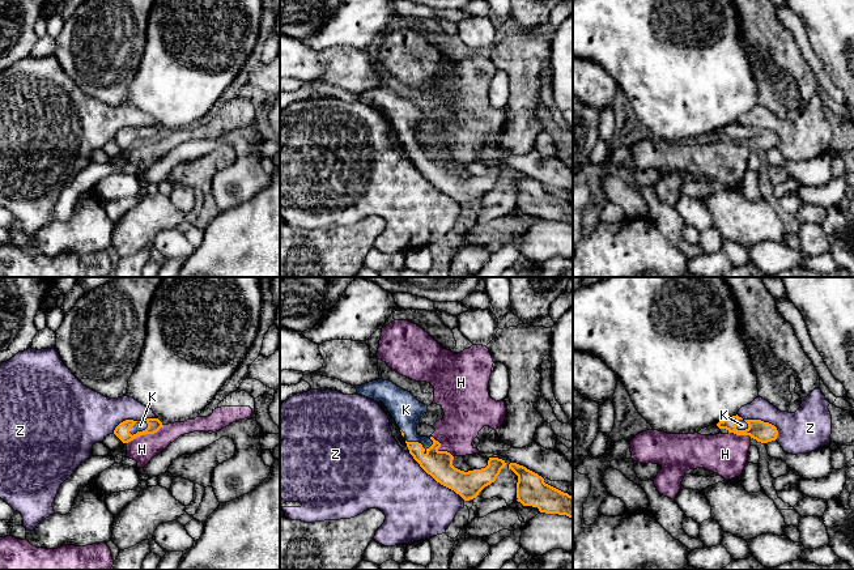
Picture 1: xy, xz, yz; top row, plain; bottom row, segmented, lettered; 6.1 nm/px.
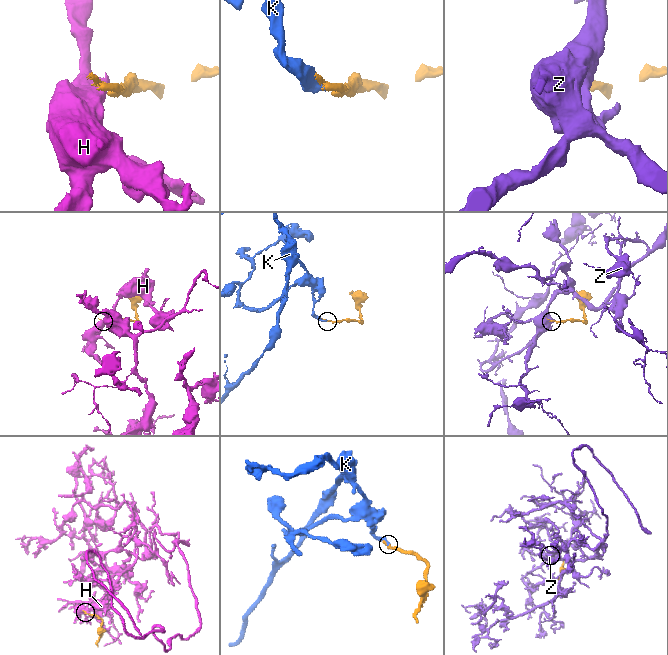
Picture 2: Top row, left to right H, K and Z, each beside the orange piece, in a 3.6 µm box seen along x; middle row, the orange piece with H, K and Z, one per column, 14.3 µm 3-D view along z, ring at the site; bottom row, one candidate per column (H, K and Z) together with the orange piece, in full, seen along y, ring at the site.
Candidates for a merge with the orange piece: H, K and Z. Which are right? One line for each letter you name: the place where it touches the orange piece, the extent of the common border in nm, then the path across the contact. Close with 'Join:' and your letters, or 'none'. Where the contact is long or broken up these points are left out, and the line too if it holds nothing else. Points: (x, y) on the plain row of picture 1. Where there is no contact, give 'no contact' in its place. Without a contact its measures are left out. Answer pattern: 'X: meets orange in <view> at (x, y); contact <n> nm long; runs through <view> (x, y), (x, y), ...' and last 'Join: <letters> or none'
K: meets orange in xz at (420, 150); contact 180 nm long
Join: K

